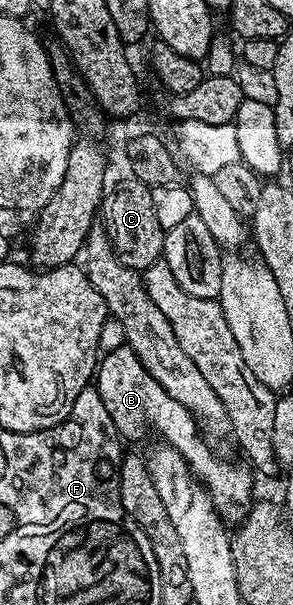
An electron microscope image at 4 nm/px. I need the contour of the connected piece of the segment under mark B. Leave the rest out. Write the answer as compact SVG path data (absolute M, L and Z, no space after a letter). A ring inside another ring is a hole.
M124 344L118 350L101 354L96 366L96 388L100 399L104 399L104 407L108 407L108 415L112 415L112 423L123 438L138 437L145 425L155 425L162 436L159 438L176 451L180 451L194 476L205 485L223 518L227 522L241 522L248 512L247 506L251 504L255 474L245 464L233 465L210 450L211 442L204 439L200 426L188 411L188 407L172 399L172 395L168 395L168 391L164 391L164 387L160 387L160 383L152 379L152 375L148 375L144 363L140 363L129 345Z

